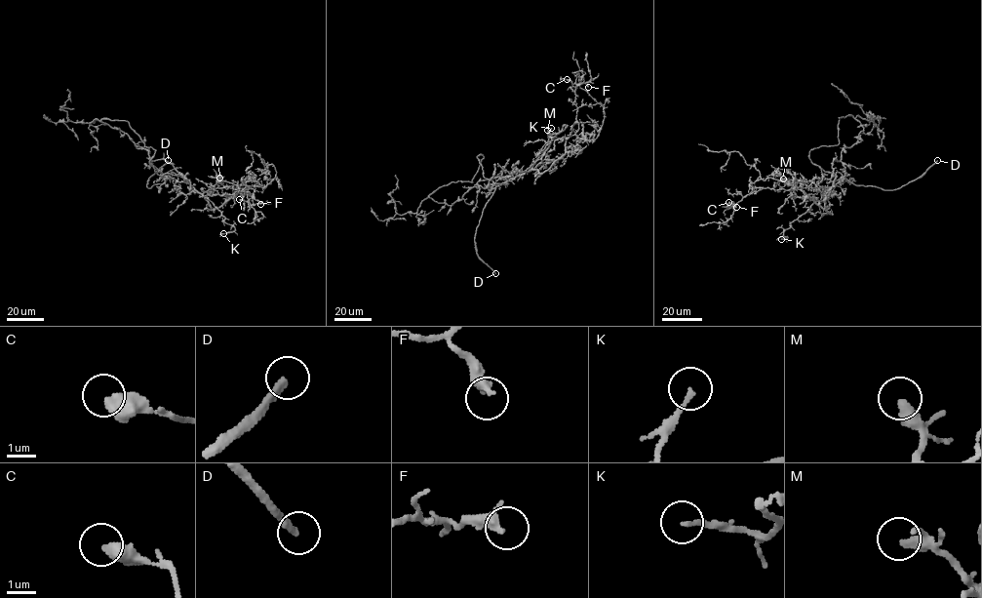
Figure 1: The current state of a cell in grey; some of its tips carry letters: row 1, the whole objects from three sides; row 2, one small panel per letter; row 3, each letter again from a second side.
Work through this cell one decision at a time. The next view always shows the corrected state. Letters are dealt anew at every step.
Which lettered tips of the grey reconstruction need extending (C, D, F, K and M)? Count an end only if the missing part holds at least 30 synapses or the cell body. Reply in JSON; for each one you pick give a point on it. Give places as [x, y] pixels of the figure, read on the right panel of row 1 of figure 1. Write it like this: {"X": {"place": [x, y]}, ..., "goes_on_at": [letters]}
{"K": {"place": [781, 239]}, "M": {"place": [783, 179]}, "goes_on_at": ["K", "M"]}

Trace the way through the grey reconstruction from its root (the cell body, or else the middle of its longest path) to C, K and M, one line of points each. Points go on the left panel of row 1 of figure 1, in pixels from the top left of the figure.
C: (159, 175), (181, 176), (213, 209), (232, 198), (237, 187), (249, 185), (249, 202), (239, 199)
K: (159, 175), (181, 176), (208, 198), (224, 218), (224, 221), (234, 228), (232, 232), (223, 233)
M: (159, 175), (181, 176), (201, 193), (216, 188), (216, 182), (221, 181), (219, 178)

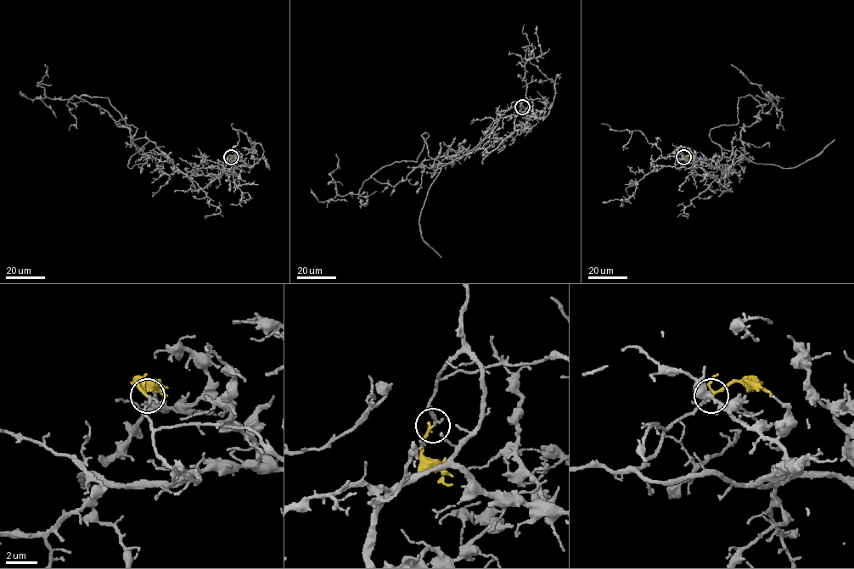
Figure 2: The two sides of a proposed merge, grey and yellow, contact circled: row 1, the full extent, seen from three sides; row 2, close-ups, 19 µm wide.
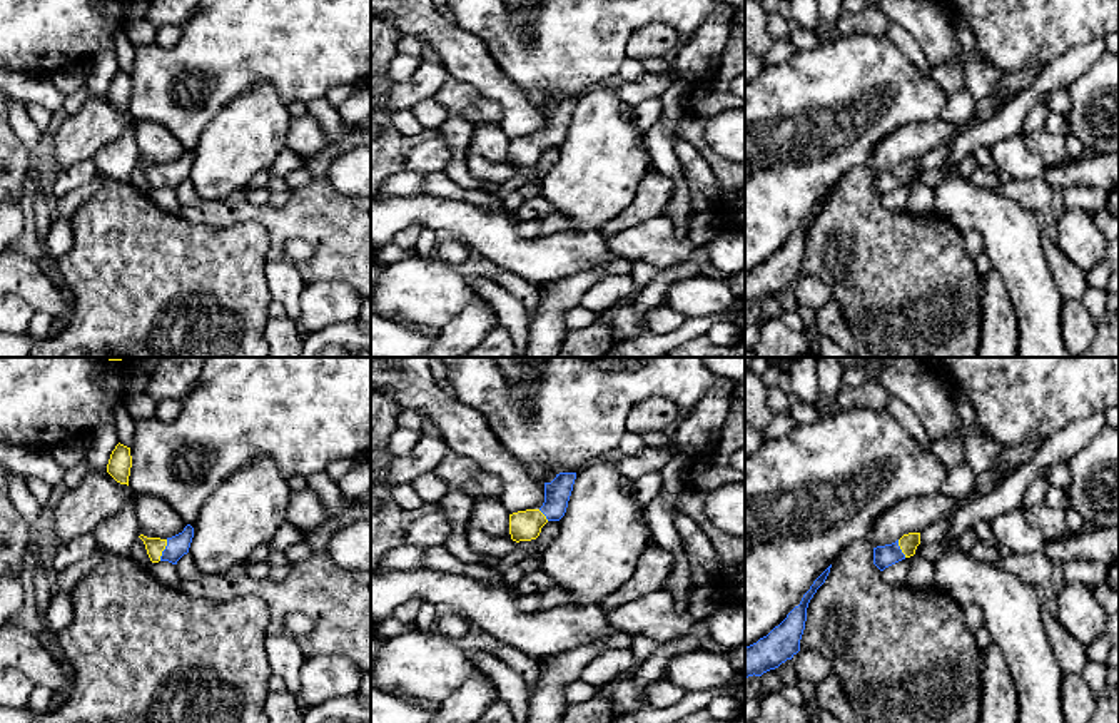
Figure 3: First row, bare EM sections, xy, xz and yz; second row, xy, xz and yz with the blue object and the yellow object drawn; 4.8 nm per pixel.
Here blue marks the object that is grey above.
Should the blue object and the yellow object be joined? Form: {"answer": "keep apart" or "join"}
{"answer": "join"}

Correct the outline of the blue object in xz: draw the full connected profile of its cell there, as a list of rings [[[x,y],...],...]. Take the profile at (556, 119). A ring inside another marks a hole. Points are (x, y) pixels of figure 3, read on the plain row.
[[[560,99],[551,109],[544,109],[544,129],[539,135],[526,135],[509,140],[511,165],[531,167],[548,147],[560,147],[568,134],[576,99]]]

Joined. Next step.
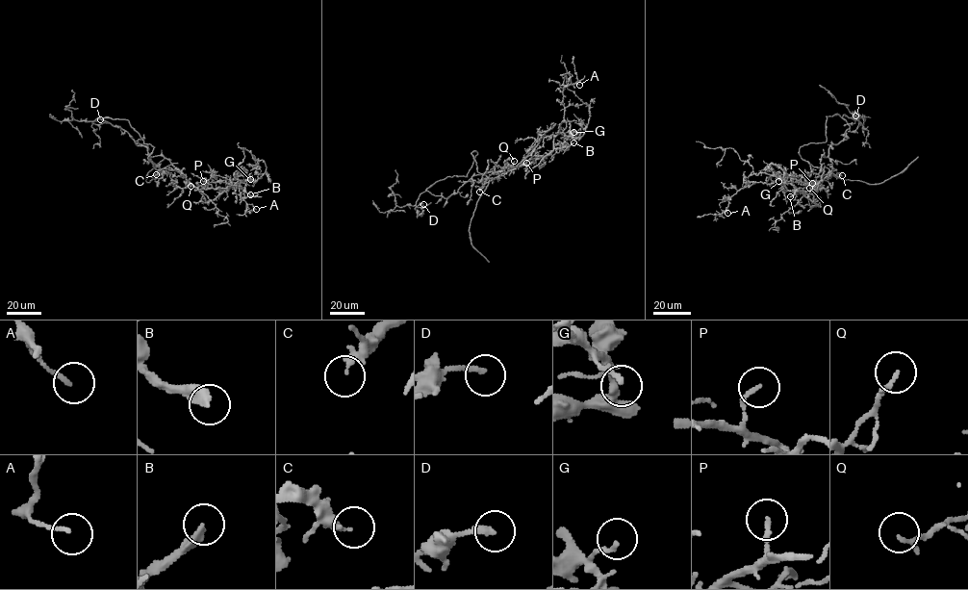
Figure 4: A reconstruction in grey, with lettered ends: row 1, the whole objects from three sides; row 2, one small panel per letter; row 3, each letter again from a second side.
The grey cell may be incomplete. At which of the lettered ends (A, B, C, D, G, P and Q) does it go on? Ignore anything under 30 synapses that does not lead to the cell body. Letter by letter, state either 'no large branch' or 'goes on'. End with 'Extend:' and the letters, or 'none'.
A: no large branch
B: goes on
C: no large branch
D: no large branch
G: no large branch
P: goes on
Q: goes on
Extend: B, P, Q

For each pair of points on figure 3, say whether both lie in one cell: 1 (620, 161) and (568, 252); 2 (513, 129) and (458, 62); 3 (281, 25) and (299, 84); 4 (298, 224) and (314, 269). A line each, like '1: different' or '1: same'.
1: different
2: same
3: same
4: same

